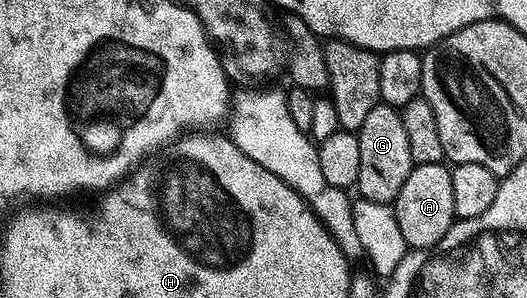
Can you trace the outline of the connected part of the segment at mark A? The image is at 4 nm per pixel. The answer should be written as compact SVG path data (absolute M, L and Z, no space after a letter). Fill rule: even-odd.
M442 161L419 162L408 173L408 181L400 185L400 193L394 198L392 206L407 248L415 251L433 249L456 222L452 205L450 167Z

